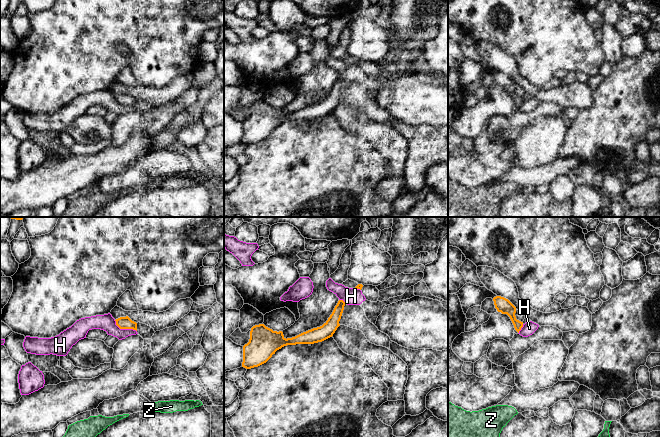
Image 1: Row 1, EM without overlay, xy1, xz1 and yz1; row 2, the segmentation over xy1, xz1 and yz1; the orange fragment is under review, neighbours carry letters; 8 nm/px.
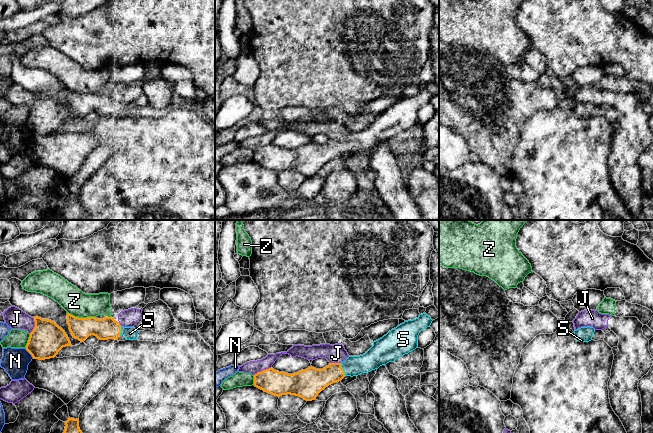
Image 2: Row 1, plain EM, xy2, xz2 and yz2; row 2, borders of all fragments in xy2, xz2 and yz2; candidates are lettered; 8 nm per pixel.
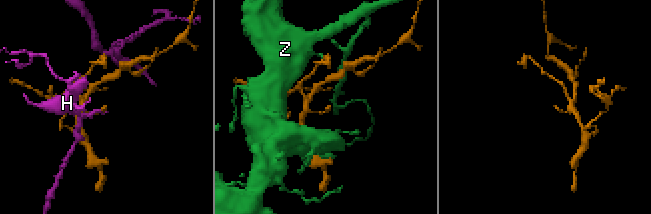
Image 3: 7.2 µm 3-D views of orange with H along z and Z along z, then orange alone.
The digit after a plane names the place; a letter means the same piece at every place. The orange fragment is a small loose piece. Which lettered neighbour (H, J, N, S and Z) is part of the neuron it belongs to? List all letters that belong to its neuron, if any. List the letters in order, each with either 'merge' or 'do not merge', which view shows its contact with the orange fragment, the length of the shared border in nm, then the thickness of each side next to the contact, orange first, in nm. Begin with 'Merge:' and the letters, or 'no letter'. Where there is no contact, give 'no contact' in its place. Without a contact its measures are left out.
Merge: S
H: do not merge; contact in xy1; length 200 nm; calibres 100 and 140 nm
J: do not merge; contact in xz2; length 160 nm; calibres 190 and 110 nm
N: do not merge; contact in xy2; length 110 nm; calibres 280 and 220 nm
S: merge; contact in xz2; length 110 nm; calibres 200 and 160 nm
Z: do not merge; contact in xy2; length 220 nm; calibres 180 and 200 nm

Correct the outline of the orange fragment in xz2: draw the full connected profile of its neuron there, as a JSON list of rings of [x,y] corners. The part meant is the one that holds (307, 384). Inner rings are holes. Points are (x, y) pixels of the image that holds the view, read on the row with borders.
[[[426,313],[420,314],[418,318],[405,321],[382,338],[374,341],[373,346],[365,354],[349,356],[342,363],[329,363],[323,369],[316,369],[311,366],[297,373],[288,374],[276,371],[271,367],[254,375],[254,386],[278,397],[290,394],[299,396],[306,401],[315,400],[322,390],[335,382],[341,381],[345,376],[358,376],[362,373],[378,369],[380,366],[394,362],[399,357],[418,348],[419,333],[423,329],[430,327],[432,321],[431,317]]]

